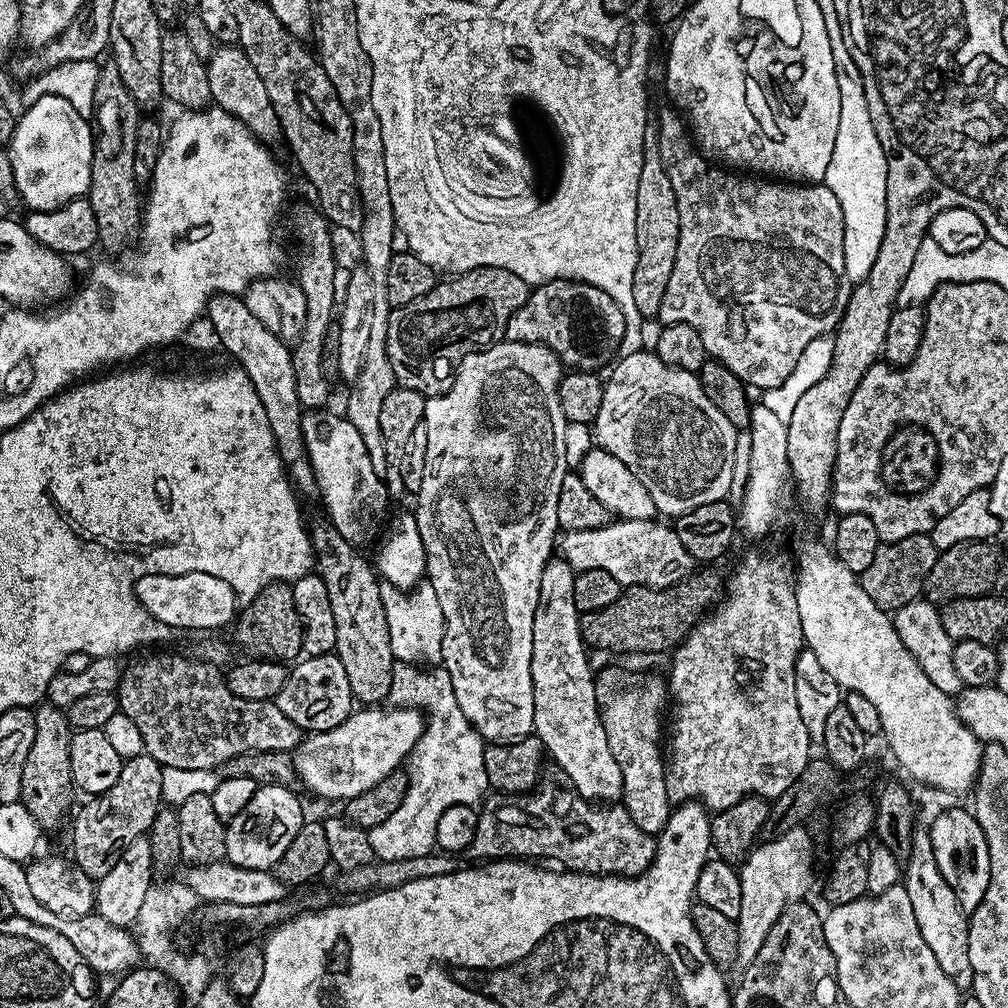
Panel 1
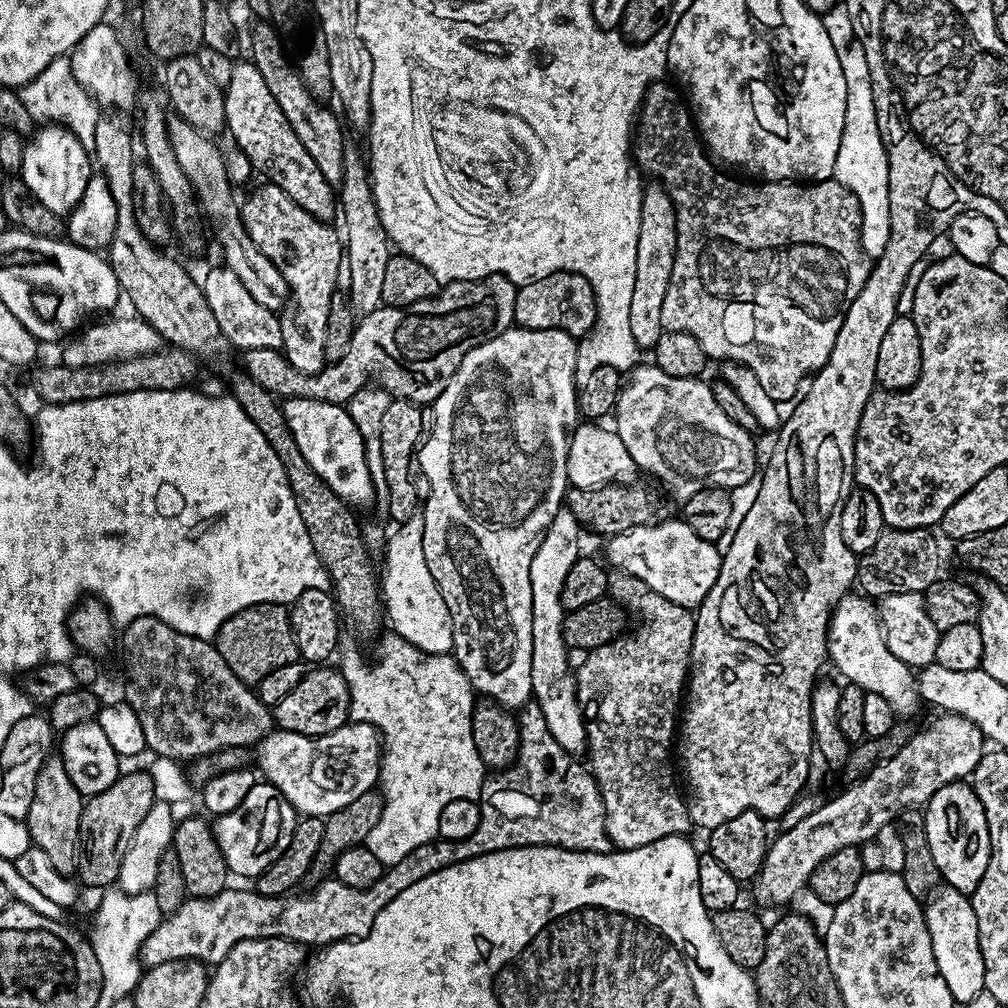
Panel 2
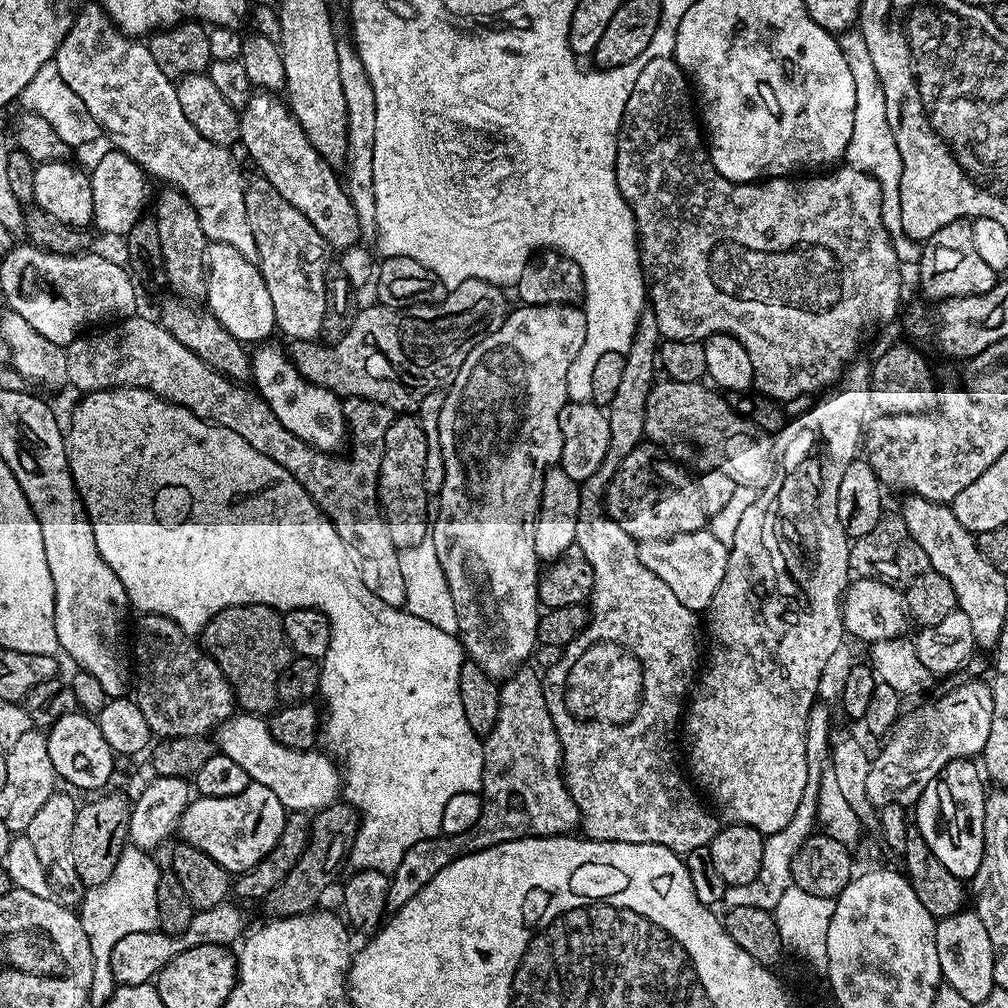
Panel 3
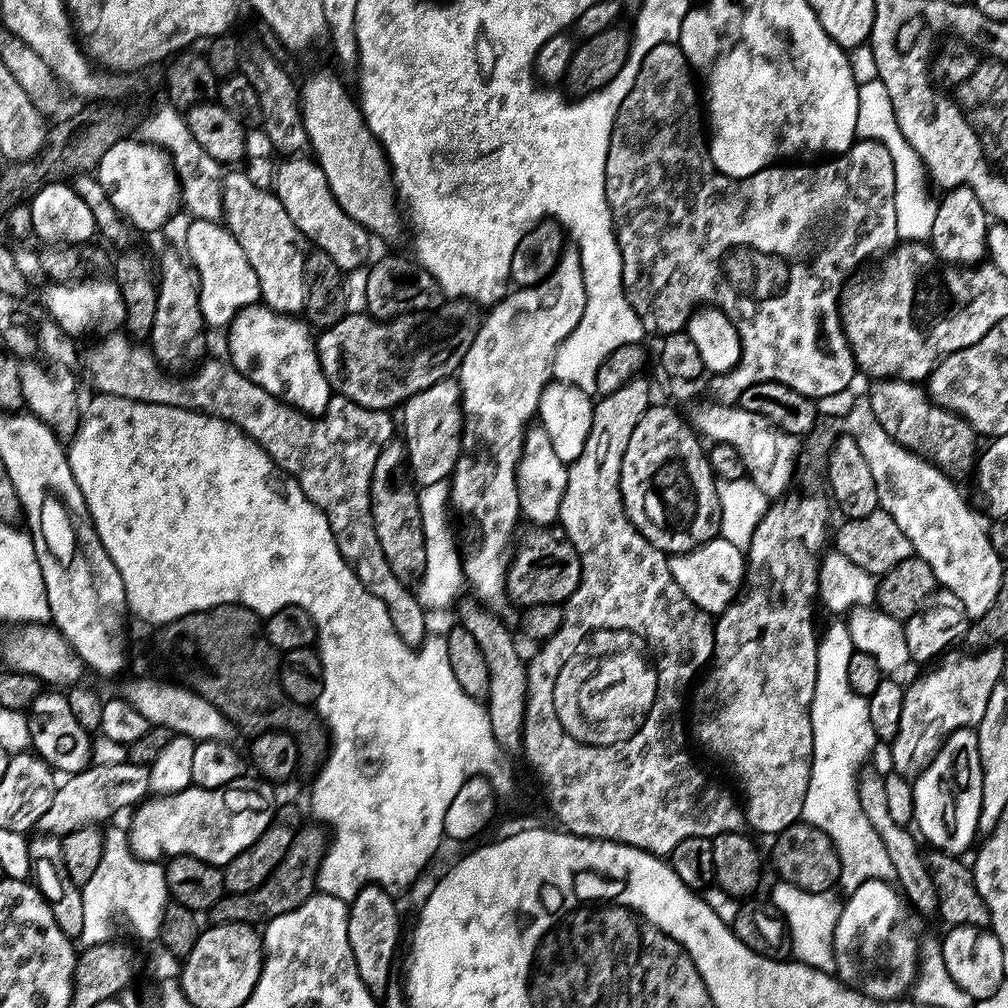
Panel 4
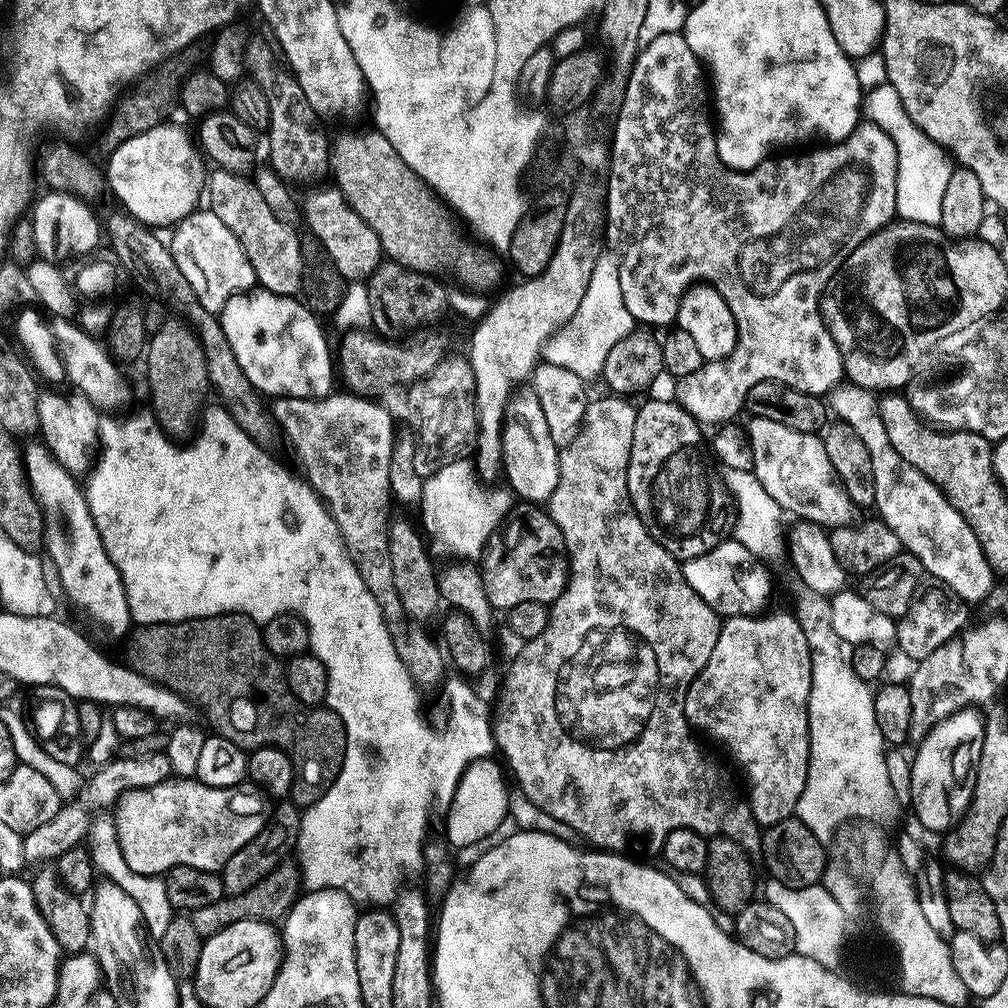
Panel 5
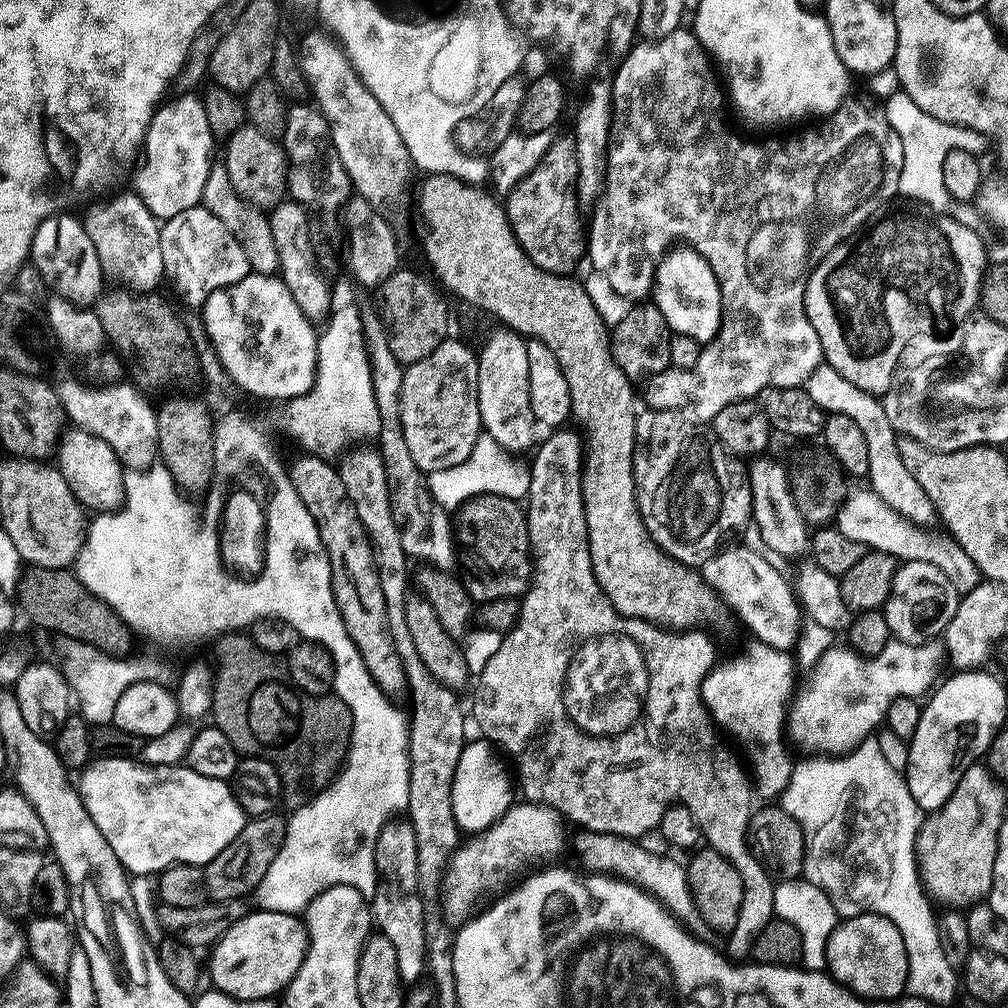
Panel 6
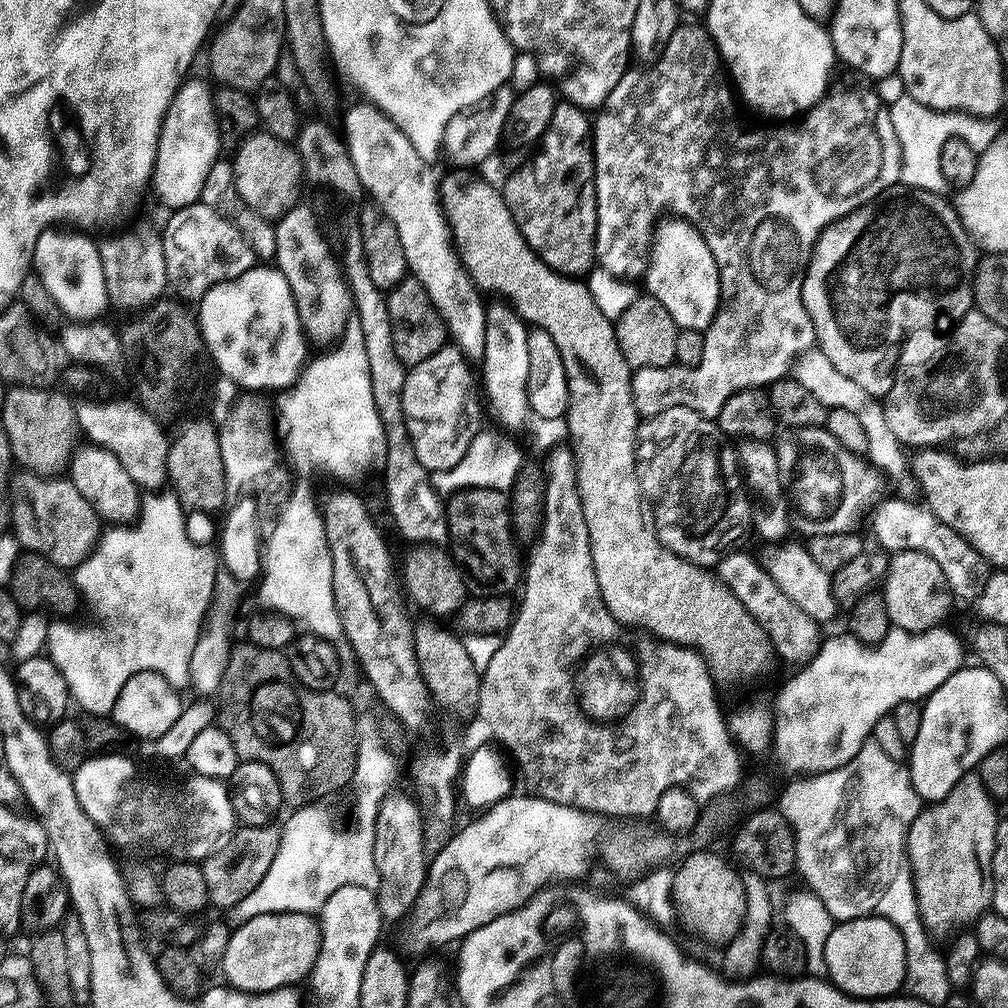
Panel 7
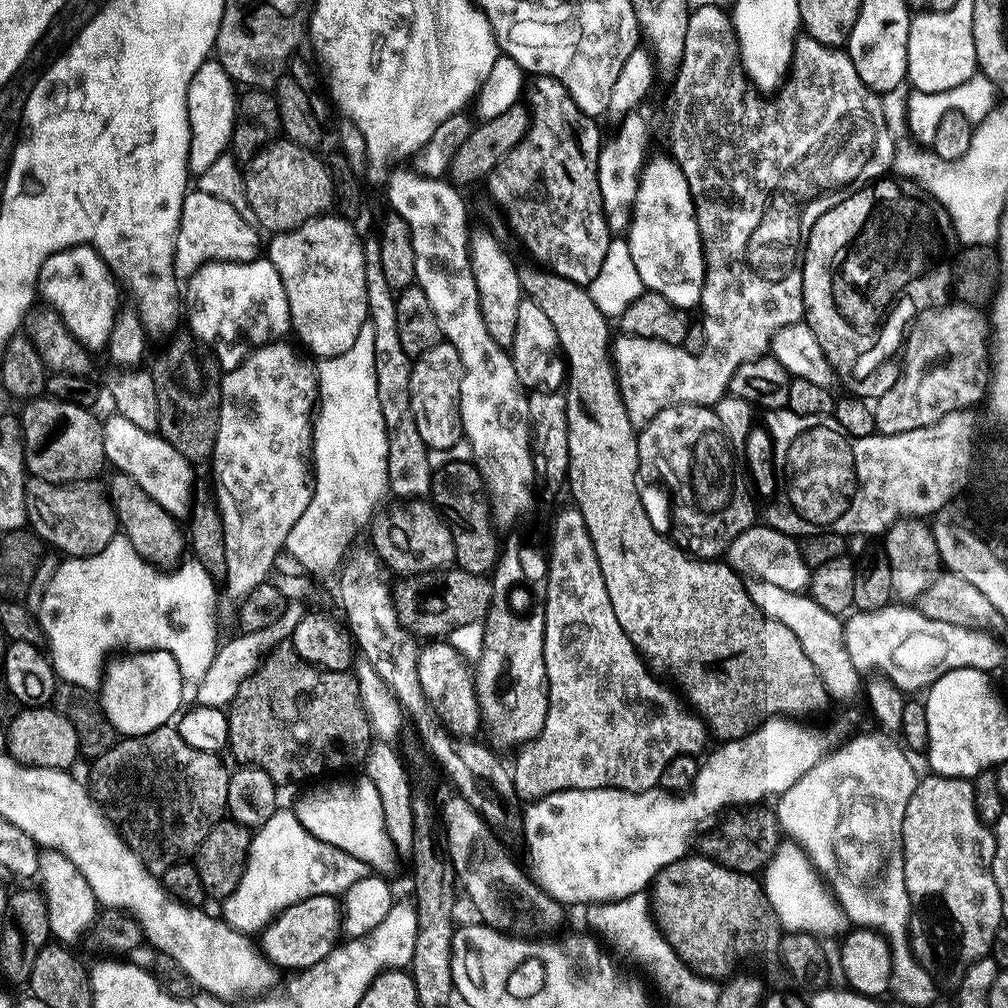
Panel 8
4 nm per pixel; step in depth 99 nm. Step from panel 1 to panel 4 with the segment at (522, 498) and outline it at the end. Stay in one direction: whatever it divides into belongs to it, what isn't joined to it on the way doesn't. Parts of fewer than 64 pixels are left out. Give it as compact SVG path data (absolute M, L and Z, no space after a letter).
M574 246L565 247L560 253L560 261L556 263L556 268L542 282L538 282L529 288L516 288L509 291L503 298L497 299L496 303L491 305L492 312L483 317L480 321L480 329L470 346L466 350L464 360L460 363L458 369L458 379L460 381L460 405L464 411L464 433L460 439L460 457L454 466L450 477L450 504L460 516L464 516L464 544L462 540L462 559L464 561L464 579L467 587L472 587L471 595L488 611L500 614L507 604L510 604L508 594L508 566L510 563L509 552L513 547L514 539L512 535L516 532L516 523L521 523L520 502L518 500L518 490L516 489L516 471L520 465L520 455L524 445L524 436L529 430L530 425L537 419L540 410L540 399L542 390L553 379L552 359L558 350L558 346L573 332L575 328L581 327L584 322L584 311L586 310L586 282L582 278L582 262L580 261L580 251Z

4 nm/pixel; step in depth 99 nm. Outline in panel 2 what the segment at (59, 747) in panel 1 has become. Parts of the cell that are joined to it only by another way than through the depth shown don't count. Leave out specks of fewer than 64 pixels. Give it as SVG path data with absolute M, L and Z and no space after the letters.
M49 755L34 786L34 802L30 802L28 811L28 833L34 847L46 854L46 859L63 876L76 876L76 863L80 849L80 823L82 810L86 800L79 790L70 782L70 774L66 774L66 766L60 761L59 755Z

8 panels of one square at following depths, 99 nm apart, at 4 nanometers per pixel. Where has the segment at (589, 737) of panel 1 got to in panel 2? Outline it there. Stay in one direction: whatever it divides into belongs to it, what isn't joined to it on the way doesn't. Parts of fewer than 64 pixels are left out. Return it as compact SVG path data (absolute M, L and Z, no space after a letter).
M561 506L558 514L554 514L554 522L550 522L538 546L538 554L534 554L534 562L530 562L532 700L542 710L542 718L546 718L546 726L550 726L550 734L558 738L558 746L562 746L573 754L585 751L588 735L584 729L584 713L581 712L580 703L576 697L574 664L568 661L570 649L562 634L566 615L562 602L562 590L566 586L566 574L570 574L570 566L574 566L574 562L578 562L578 558L582 555L580 532L582 533L582 525L578 518L567 506Z

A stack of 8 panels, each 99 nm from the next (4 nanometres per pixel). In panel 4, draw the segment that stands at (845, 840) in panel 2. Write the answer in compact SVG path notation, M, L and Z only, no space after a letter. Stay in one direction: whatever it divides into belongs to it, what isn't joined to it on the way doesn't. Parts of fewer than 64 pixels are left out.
M991 646L980 652L963 654L957 660L945 659L940 662L945 664L937 663L933 672L918 677L912 685L905 687L901 722L897 736L890 743L891 767L896 774L905 778L919 776L932 760L932 755L940 749L944 737L959 728L975 729L982 722L986 702L990 702L990 694L1000 681L1002 666L1006 663L1002 649Z

